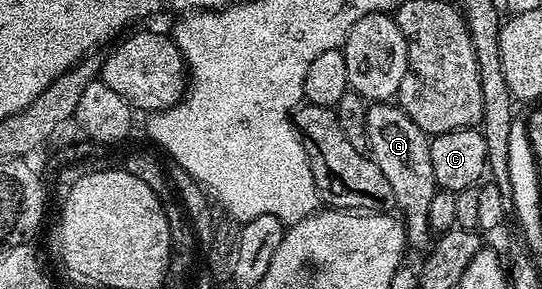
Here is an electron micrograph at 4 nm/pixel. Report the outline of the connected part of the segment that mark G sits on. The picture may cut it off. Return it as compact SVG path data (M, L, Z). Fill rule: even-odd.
M374 102L366 109L366 146L370 159L380 166L380 174L392 186L393 203L406 228L406 243L411 249L425 249L431 243L428 206L436 191L430 157L430 140L426 133L408 118L406 112L390 102Z

